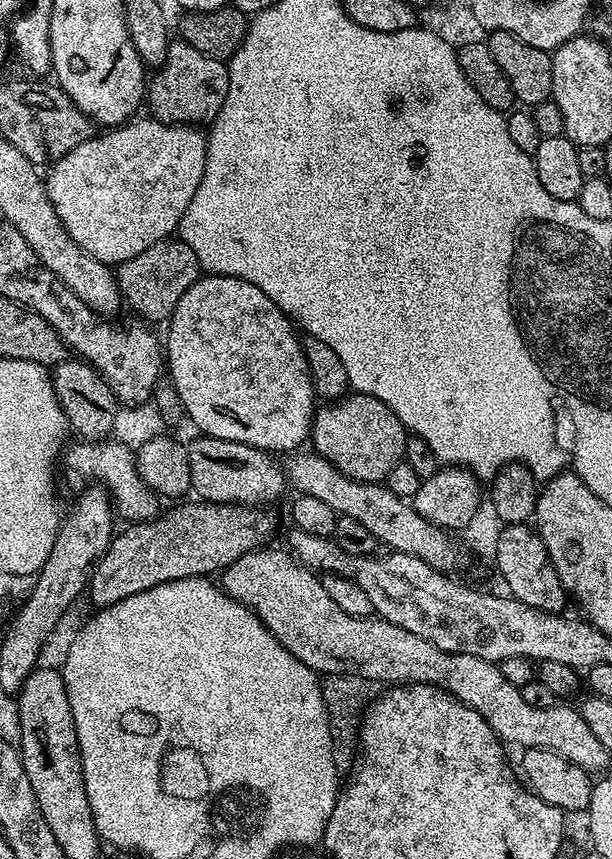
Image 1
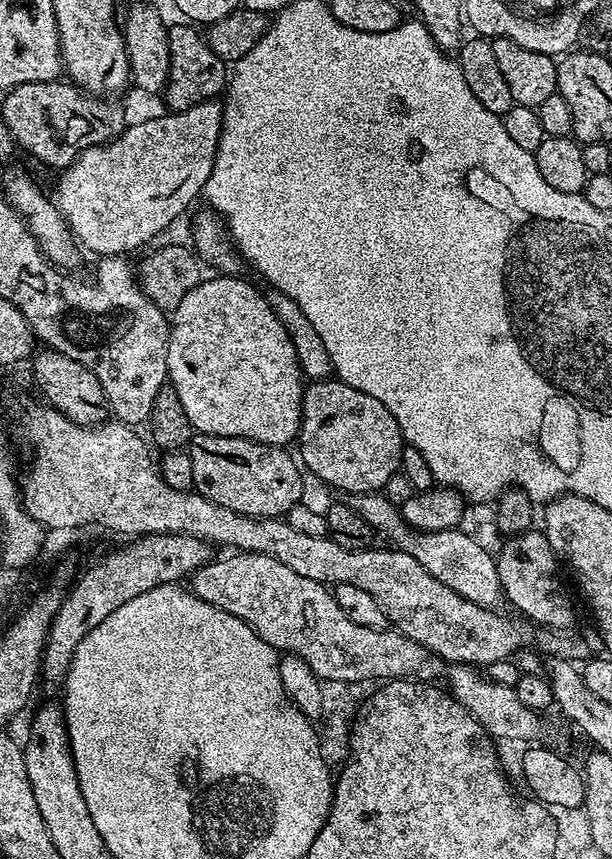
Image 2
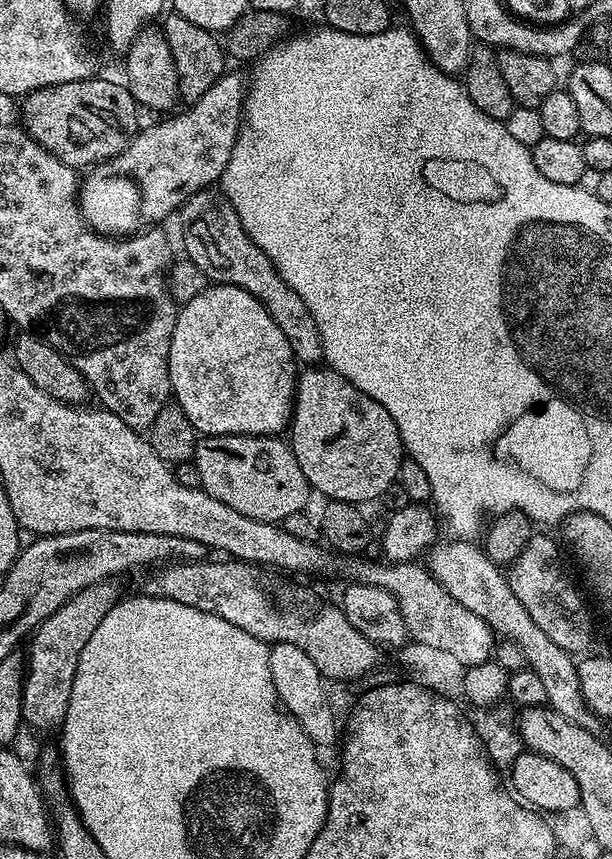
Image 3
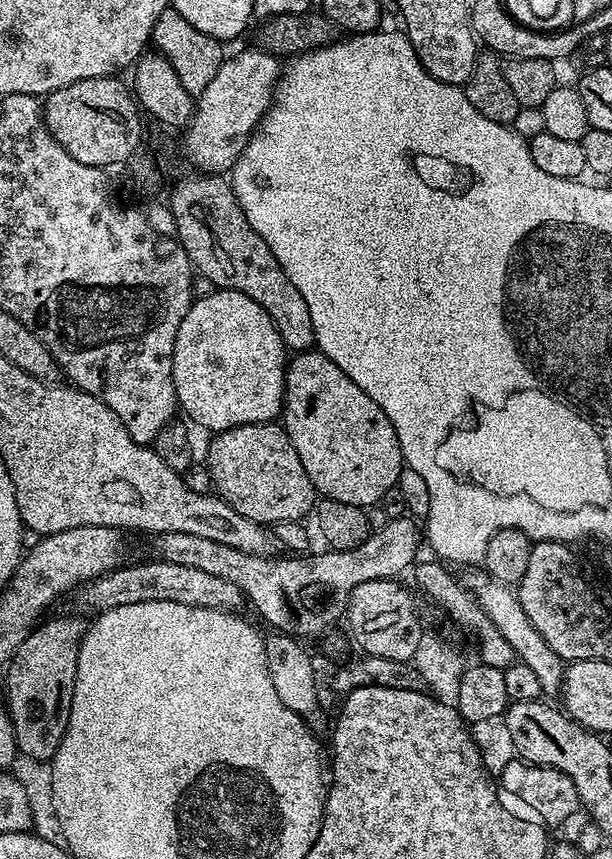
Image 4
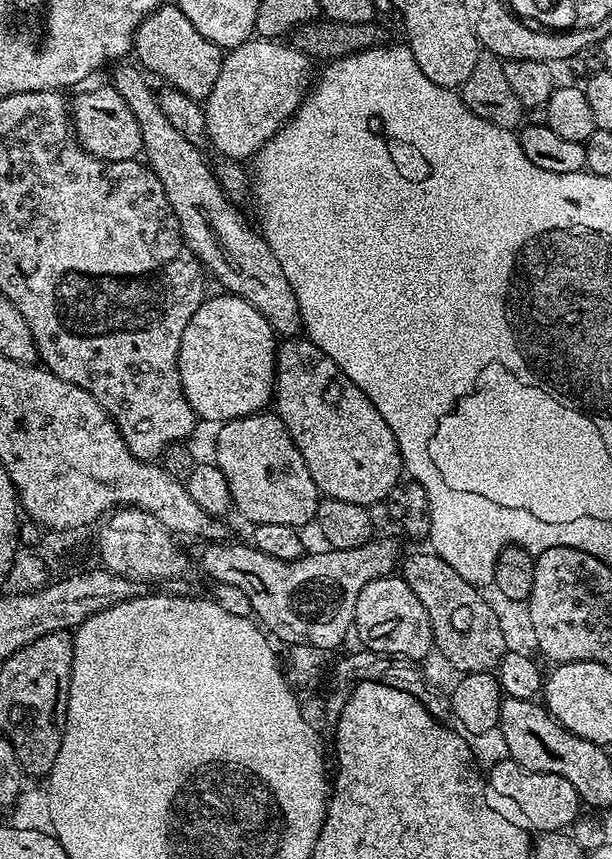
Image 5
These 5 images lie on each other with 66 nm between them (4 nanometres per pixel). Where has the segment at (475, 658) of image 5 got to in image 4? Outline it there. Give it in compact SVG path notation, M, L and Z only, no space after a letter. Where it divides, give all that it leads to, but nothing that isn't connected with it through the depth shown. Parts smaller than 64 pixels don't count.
M438 560L434 562L419 561L412 570L417 586L464 632L476 640L479 661L493 668L505 670L516 662L516 653L508 640L498 632L486 612L478 605L472 593L463 583L454 578L445 563Z

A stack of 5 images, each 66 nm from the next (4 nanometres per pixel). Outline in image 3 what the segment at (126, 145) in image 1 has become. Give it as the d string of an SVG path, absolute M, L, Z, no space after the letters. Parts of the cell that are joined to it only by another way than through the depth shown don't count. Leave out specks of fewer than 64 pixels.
M231 72L220 76L218 82L214 82L214 86L202 94L202 98L183 109L185 112L177 111L167 118L157 119L160 121L149 128L141 127L126 150L119 152L112 160L95 165L85 175L89 176L80 180L80 212L92 231L109 238L123 238L141 231L145 226L159 225L164 222L160 220L166 219L171 212L173 215L194 193L219 181L226 170L226 162L230 162L230 154L234 150L244 115L246 80L238 73Z

